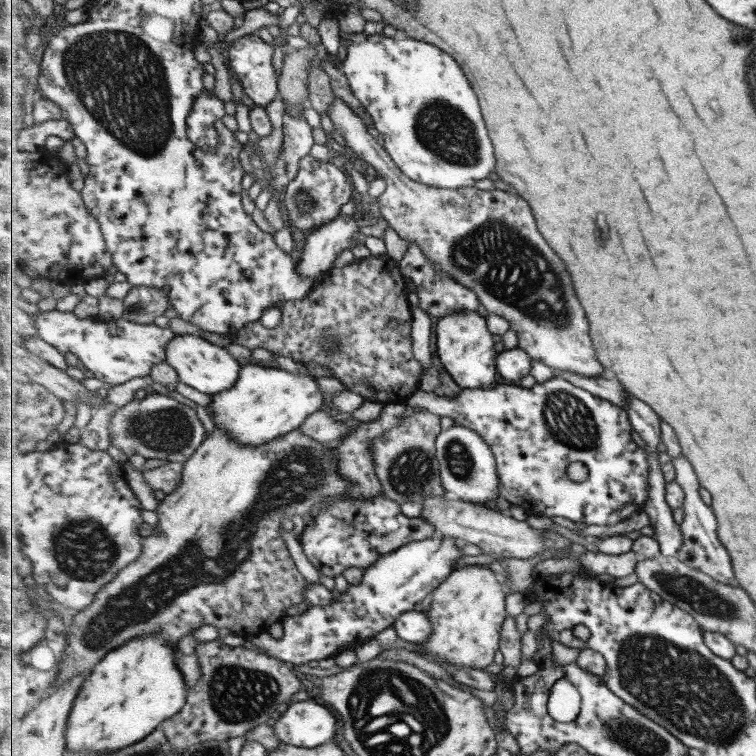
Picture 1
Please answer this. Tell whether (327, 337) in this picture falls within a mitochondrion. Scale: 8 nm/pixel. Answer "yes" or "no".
yes

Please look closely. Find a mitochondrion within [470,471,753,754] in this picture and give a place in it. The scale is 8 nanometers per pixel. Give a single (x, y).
(679, 685)

